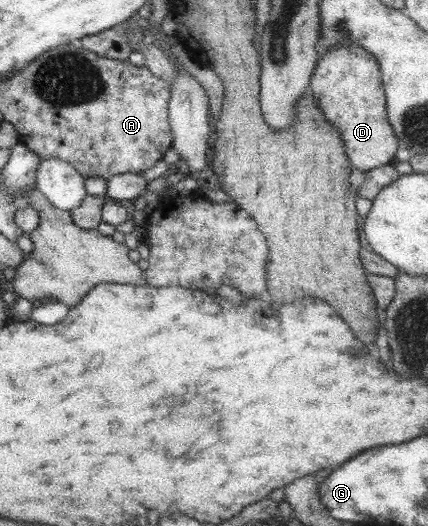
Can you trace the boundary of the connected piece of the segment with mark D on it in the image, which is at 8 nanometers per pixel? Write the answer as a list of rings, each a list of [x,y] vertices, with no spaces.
[[[344,42],[320,52],[309,86],[312,89],[311,98],[322,116],[339,129],[343,151],[352,169],[364,173],[394,162],[394,152],[400,142],[390,130],[380,69],[371,54],[353,42]]]

